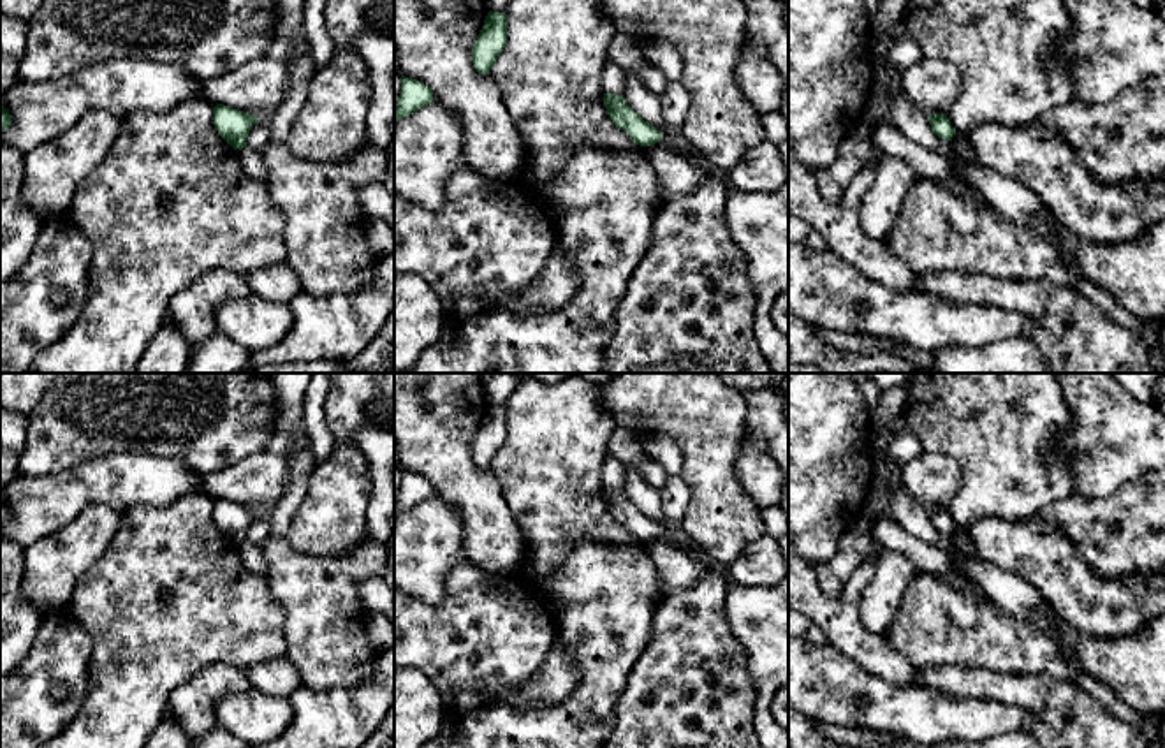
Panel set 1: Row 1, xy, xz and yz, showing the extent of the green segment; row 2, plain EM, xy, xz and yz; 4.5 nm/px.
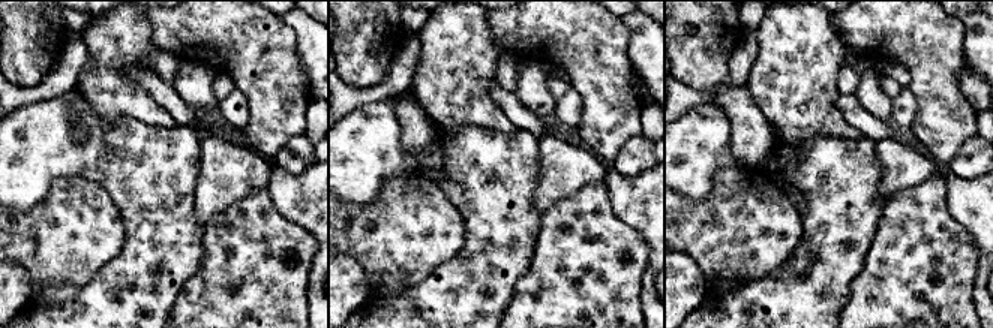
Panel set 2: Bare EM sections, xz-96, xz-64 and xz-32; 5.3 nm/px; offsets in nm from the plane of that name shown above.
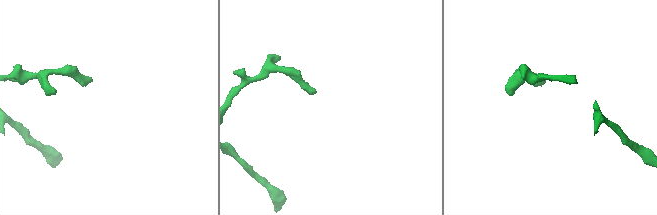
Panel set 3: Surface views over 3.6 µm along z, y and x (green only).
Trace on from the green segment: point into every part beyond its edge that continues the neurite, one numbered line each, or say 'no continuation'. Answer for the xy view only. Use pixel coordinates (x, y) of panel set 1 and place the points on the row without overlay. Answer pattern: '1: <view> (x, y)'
no continuation

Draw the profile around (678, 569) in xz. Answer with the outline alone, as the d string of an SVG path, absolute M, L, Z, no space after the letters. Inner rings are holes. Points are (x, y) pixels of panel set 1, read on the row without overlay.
M662 537L646 540L642 549L658 572L663 597L676 590L693 588L707 574L709 561L704 556L667 542Z

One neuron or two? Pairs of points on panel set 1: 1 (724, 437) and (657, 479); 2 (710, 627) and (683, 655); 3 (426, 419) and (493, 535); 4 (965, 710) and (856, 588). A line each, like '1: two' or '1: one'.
1: two
2: one
3: one
4: two

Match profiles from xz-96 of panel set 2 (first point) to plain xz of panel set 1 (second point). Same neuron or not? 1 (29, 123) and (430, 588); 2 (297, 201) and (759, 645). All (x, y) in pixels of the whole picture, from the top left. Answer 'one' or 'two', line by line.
1: one
2: one

